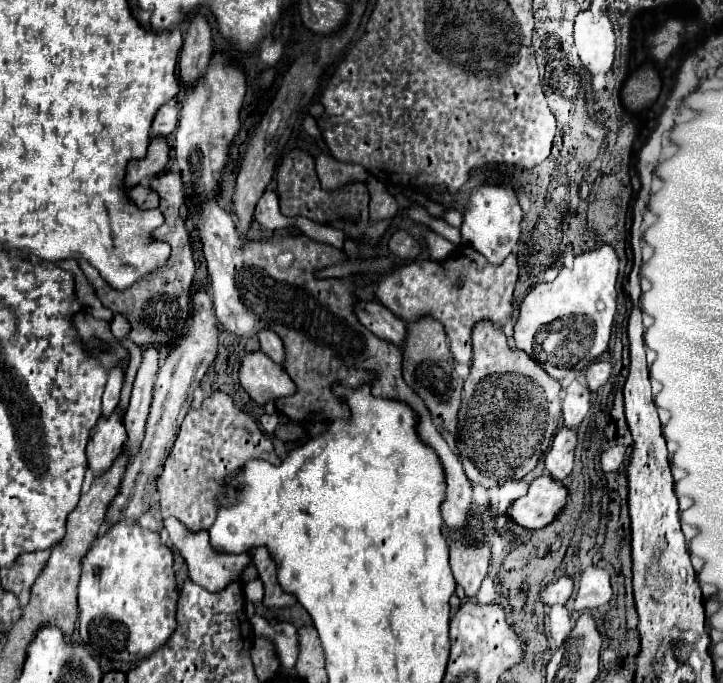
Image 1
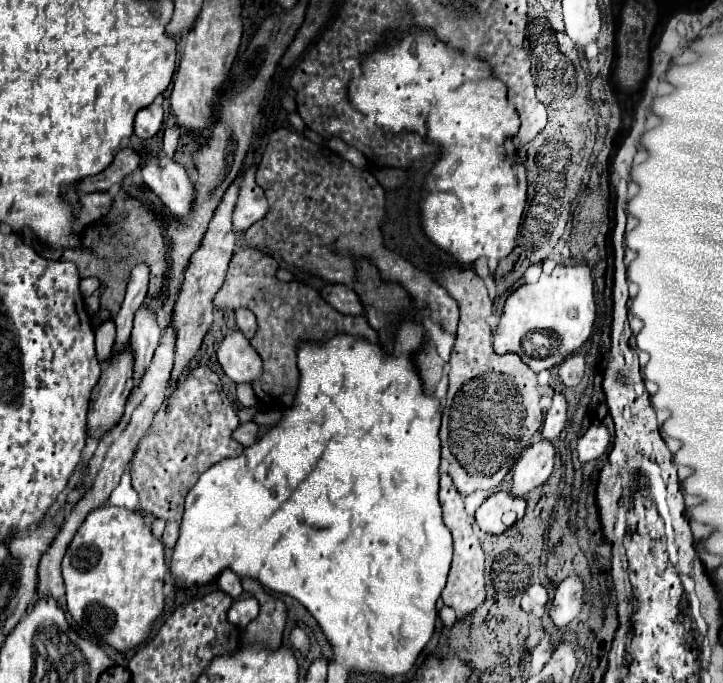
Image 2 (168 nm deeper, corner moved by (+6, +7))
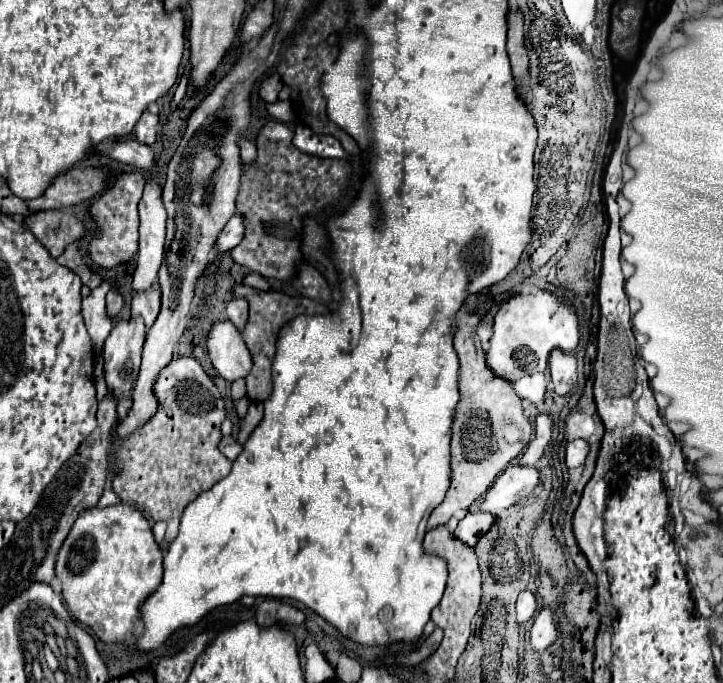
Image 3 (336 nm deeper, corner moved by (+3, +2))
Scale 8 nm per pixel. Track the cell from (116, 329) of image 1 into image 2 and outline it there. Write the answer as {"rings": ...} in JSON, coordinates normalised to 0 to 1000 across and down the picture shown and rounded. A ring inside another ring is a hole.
{"rings":[[[155,469],[136,477],[136,483],[133,483],[133,521],[136,521],[138,533],[144,533],[144,524],[149,524],[149,518],[155,518],[158,495],[160,495],[160,477]]]}

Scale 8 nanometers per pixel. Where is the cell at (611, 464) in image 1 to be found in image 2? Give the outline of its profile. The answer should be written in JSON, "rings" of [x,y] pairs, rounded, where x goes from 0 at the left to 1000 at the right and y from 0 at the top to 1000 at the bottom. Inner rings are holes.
{"rings":[[[816,624],[802,641],[799,641],[799,650],[797,650],[797,662],[799,662],[799,673],[808,679],[808,676],[816,676],[816,673],[827,673],[838,653],[844,650],[844,635],[835,624]]]}

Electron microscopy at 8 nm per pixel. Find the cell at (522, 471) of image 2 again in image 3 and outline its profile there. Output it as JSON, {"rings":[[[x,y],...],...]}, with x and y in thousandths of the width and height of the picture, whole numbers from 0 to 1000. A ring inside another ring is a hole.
{"rings":[[[710,678],[682,707],[679,719],[668,725],[668,748],[693,751],[701,742],[726,731],[746,710],[746,690],[740,684]]]}

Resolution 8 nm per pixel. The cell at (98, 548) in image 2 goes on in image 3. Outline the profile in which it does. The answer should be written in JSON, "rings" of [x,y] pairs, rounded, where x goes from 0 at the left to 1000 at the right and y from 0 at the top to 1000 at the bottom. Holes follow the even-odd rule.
{"rings":[[[165,736],[145,745],[129,742],[109,754],[79,813],[76,836],[87,854],[90,889],[104,900],[104,906],[115,918],[126,921],[140,939],[162,941],[184,921],[184,912],[195,906],[195,886],[220,859],[225,848],[225,813],[198,751],[178,736]]]}

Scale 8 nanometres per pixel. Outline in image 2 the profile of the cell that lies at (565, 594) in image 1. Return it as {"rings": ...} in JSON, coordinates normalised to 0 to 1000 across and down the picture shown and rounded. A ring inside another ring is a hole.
{"rings":[[[736,855],[728,867],[725,867],[725,873],[722,873],[722,890],[728,893],[728,896],[733,896],[736,890],[741,890],[741,887],[755,887],[755,881],[758,881],[758,867],[755,867],[755,861],[750,858],[750,855]]]}

